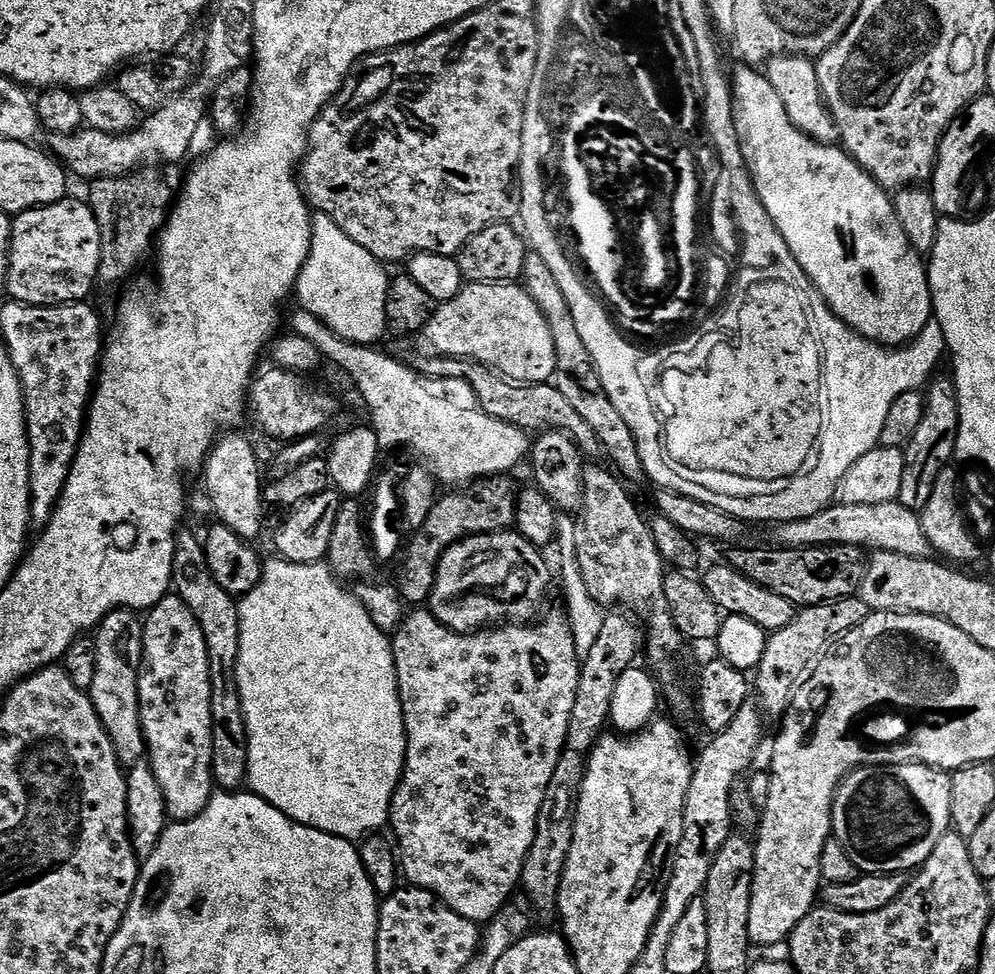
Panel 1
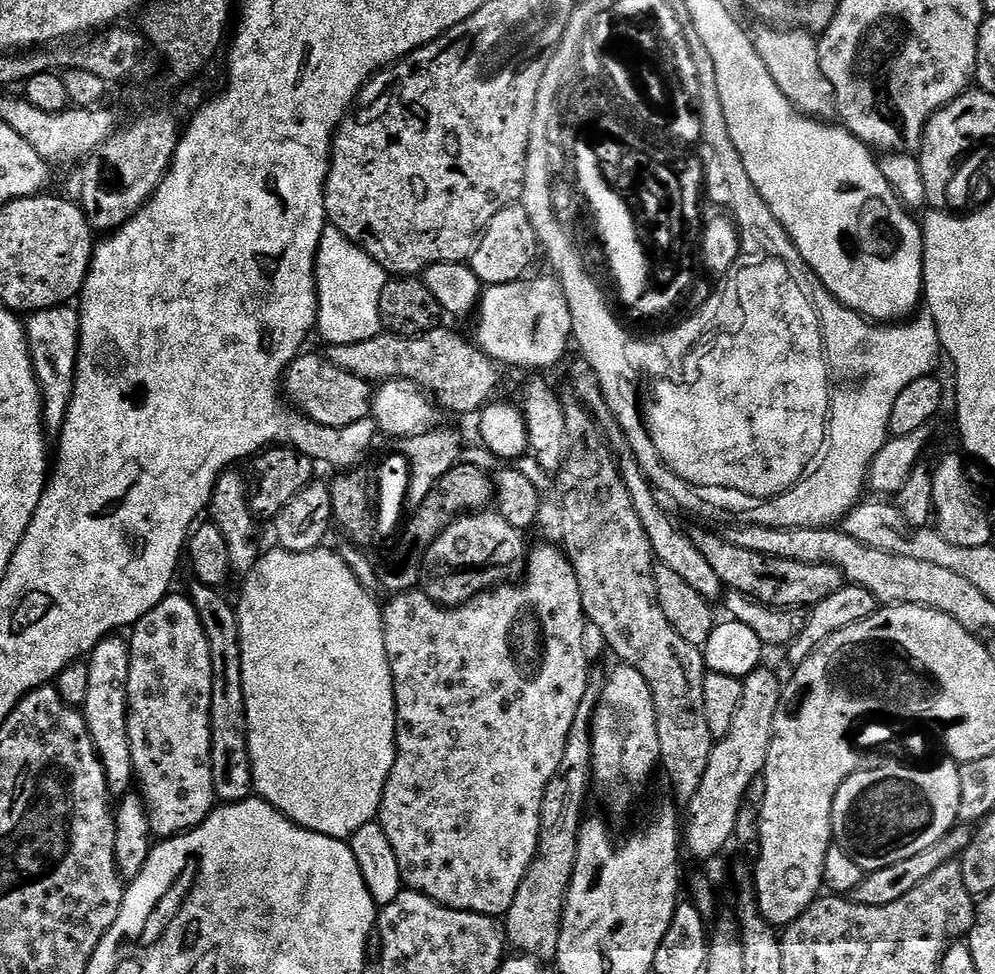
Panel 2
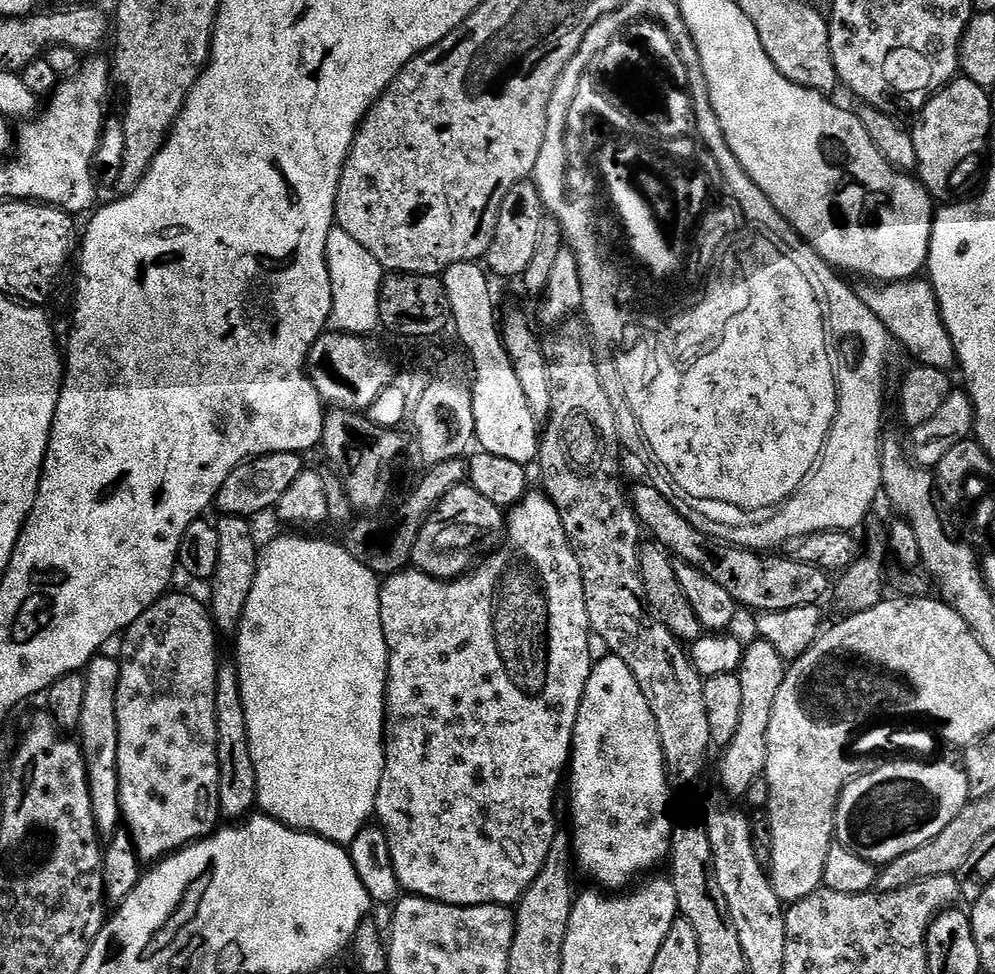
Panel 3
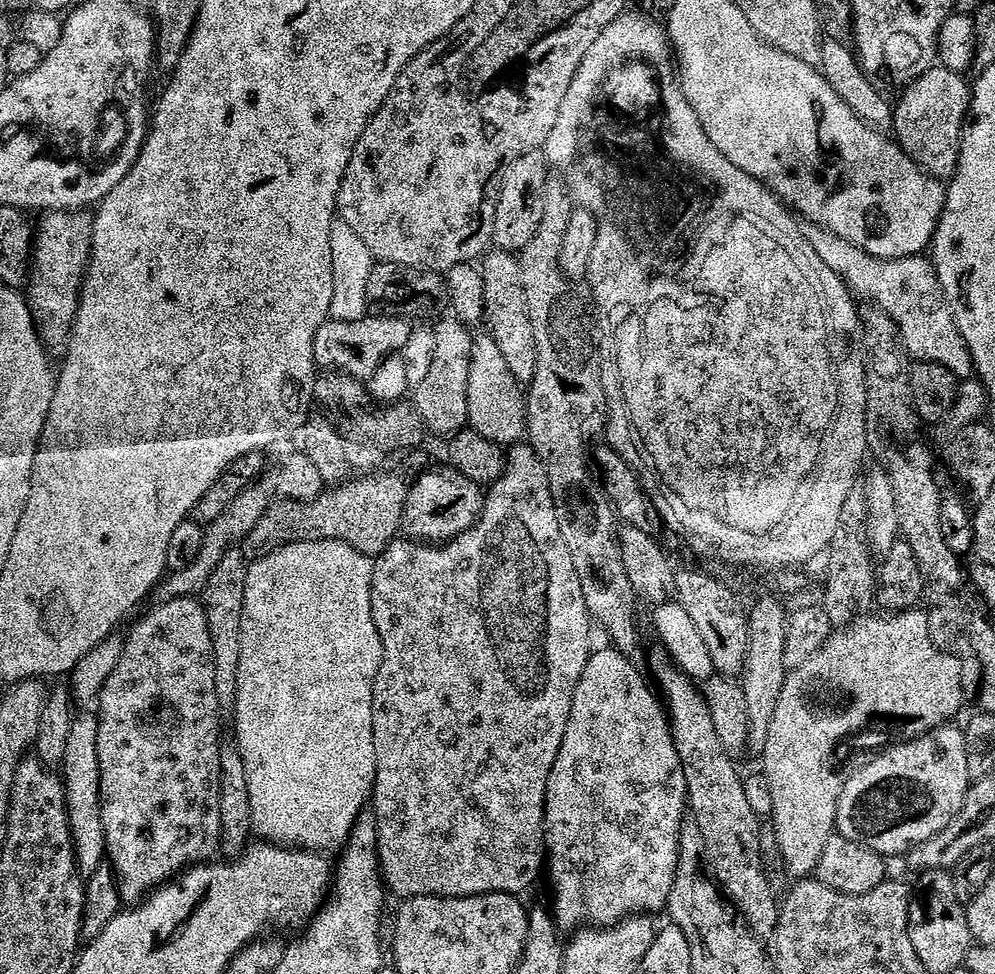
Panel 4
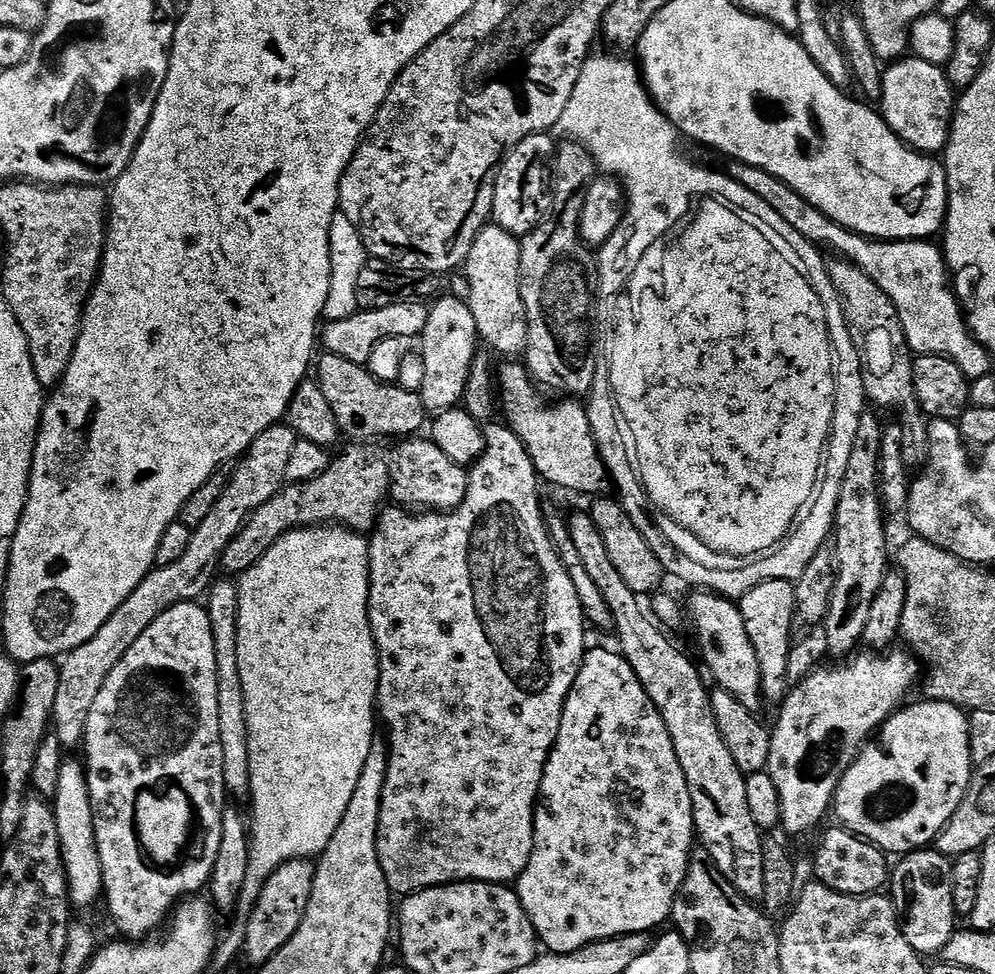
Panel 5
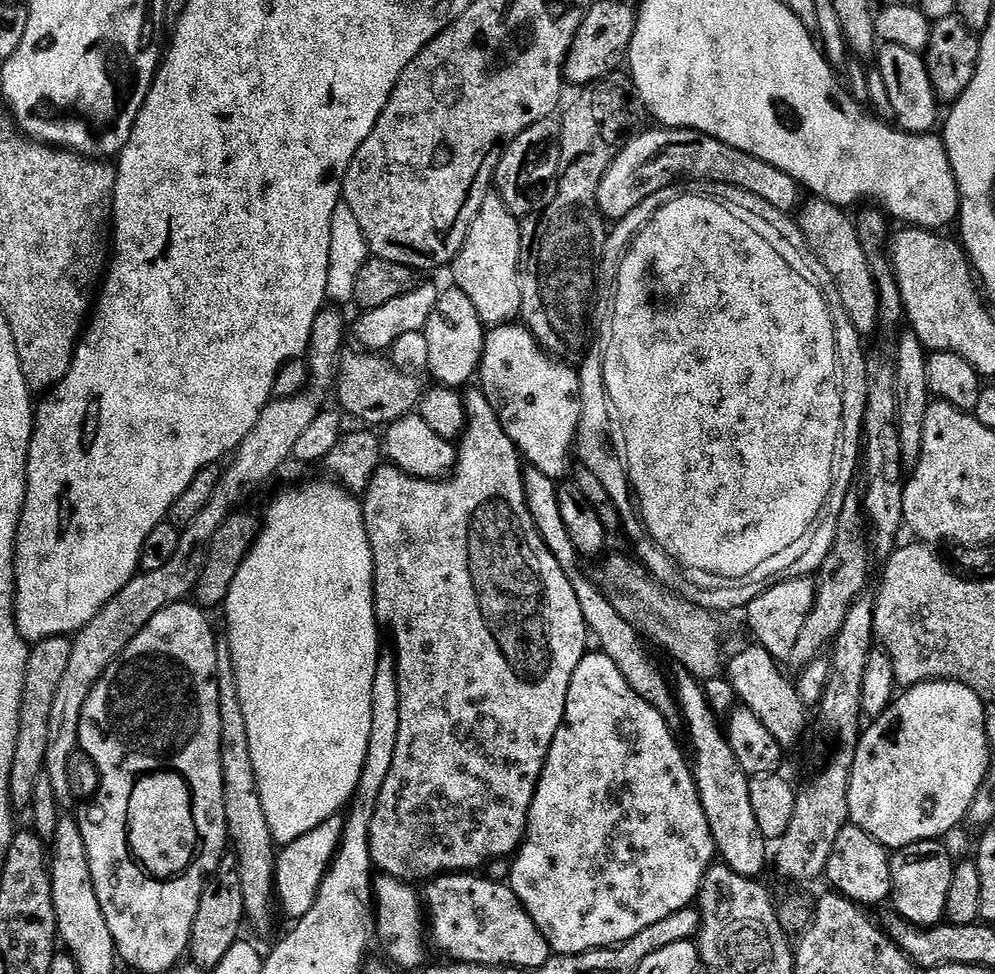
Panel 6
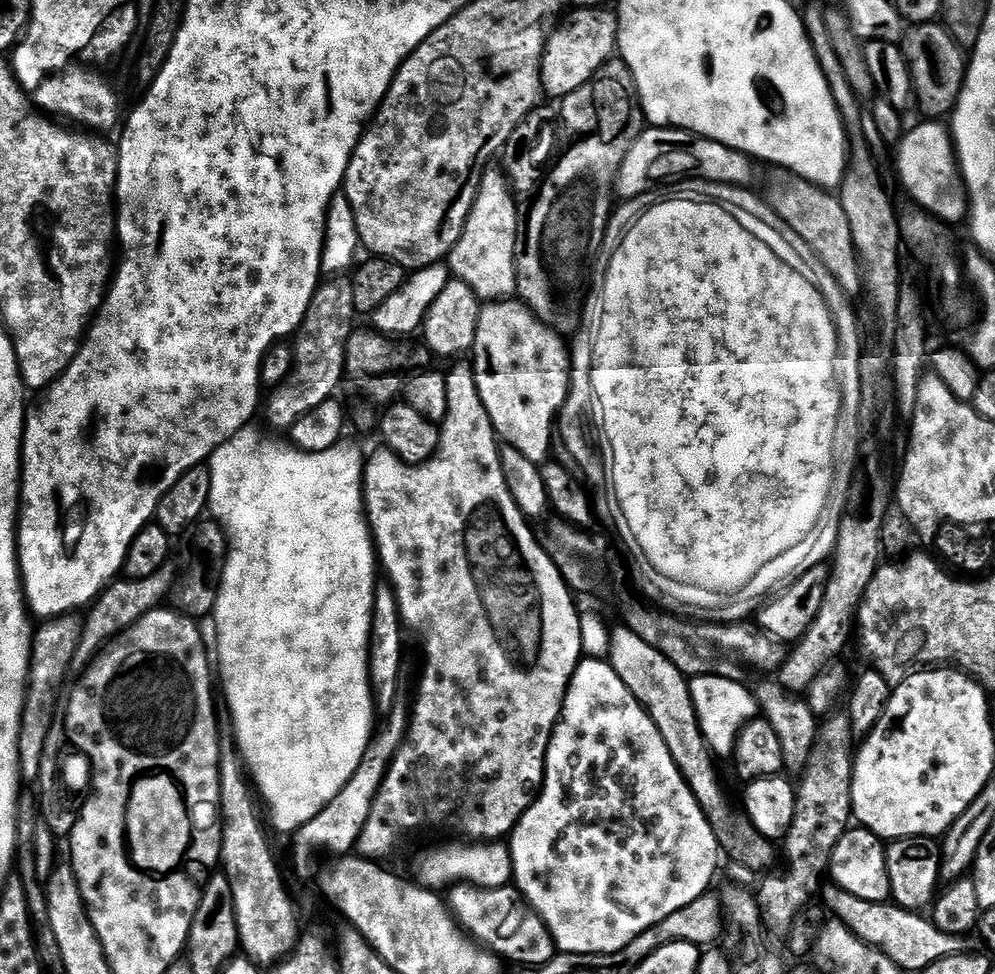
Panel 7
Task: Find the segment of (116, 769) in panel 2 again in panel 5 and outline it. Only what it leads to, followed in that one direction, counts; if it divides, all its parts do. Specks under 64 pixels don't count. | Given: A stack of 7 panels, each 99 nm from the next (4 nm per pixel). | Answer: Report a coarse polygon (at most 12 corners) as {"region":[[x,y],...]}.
{"region":[[65,759],[50,800],[68,903],[104,895],[88,773]]}

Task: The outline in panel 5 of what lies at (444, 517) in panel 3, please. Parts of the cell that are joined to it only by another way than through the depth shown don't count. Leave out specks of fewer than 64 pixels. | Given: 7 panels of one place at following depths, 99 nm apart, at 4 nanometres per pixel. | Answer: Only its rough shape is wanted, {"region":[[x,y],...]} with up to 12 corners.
{"region":[[404,438],[391,461],[393,497],[450,512],[469,469],[430,438]]}

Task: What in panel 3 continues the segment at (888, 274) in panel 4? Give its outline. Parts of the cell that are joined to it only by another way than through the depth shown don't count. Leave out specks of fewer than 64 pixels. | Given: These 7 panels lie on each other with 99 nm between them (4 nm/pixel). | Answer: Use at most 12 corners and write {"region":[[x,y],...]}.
{"region":[[924,278],[864,286],[862,302],[917,365],[957,367]]}

